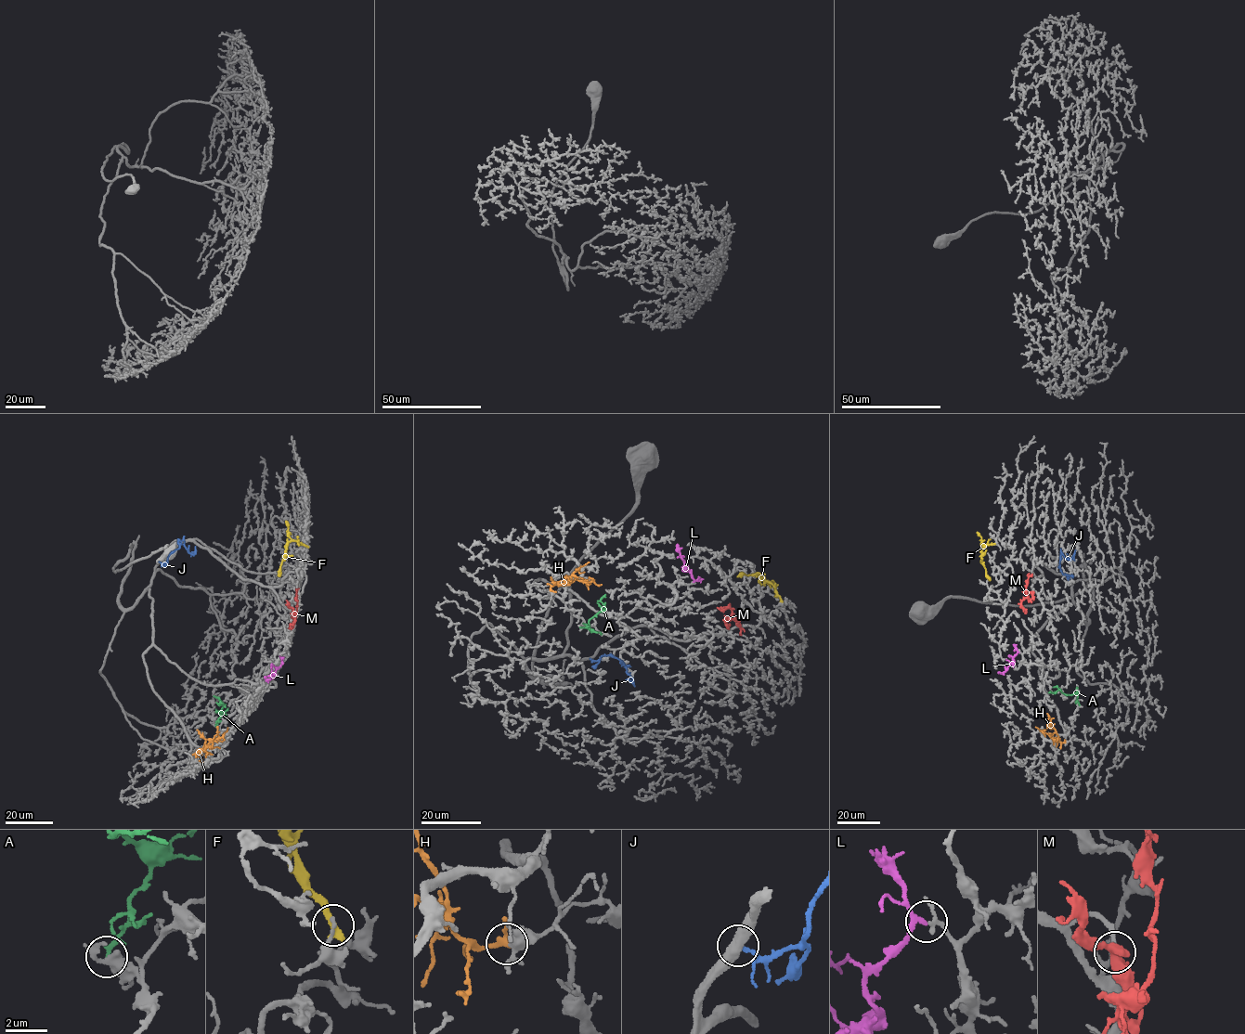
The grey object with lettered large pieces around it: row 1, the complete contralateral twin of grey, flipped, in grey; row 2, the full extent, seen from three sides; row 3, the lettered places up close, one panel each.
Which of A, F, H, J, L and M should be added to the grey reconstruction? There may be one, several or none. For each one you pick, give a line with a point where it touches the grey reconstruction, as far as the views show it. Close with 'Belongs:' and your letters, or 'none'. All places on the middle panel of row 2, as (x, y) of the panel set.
L: Touches grey at (693, 582)
M: Touches grey at (728, 628)
Belongs: L, M

